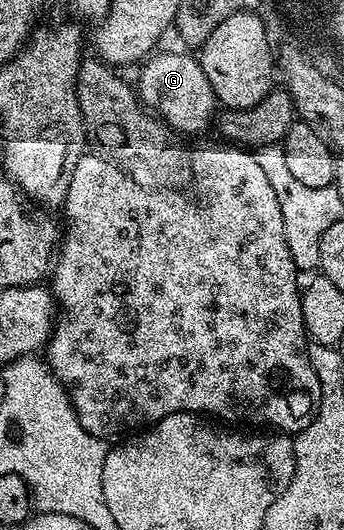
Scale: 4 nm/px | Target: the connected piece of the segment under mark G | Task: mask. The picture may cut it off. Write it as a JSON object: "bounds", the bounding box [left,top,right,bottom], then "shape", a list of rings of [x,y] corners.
{"bounds":[135,52,217,133],"shape":[[[158,52],[150,56],[141,66],[139,83],[135,85],[138,99],[165,120],[174,132],[197,133],[214,118],[217,102],[210,82],[203,73],[200,62],[189,53],[167,54]]]}

